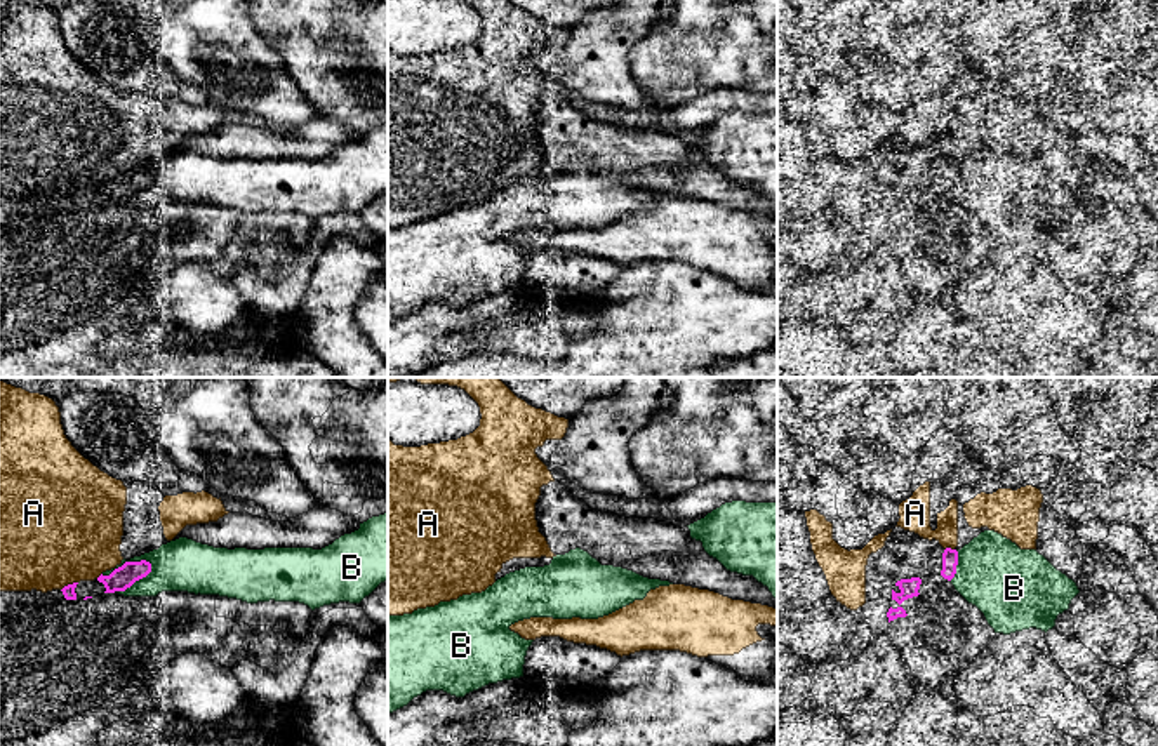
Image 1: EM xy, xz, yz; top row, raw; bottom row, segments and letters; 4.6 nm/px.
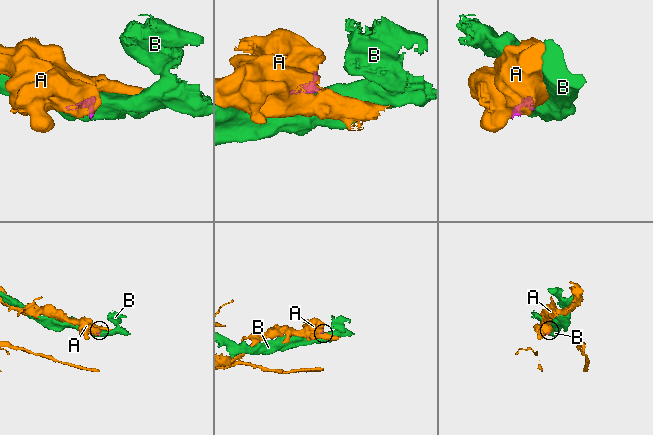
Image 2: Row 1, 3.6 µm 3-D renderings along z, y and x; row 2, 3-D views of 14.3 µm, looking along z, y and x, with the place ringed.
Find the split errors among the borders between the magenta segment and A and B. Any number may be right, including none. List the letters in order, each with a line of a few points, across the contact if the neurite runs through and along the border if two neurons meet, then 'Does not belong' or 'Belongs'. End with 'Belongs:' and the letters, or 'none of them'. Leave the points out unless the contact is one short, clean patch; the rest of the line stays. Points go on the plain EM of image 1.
A: Line: xy (77, 192), (61, 200). Does not belong
B: Line: xy (152, 174), (126, 171), (108, 185), (101, 185). Does not belong
Belongs: none of them

